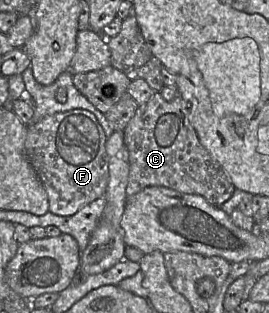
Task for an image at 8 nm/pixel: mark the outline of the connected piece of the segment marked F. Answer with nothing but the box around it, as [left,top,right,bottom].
[26,109,109,216]

